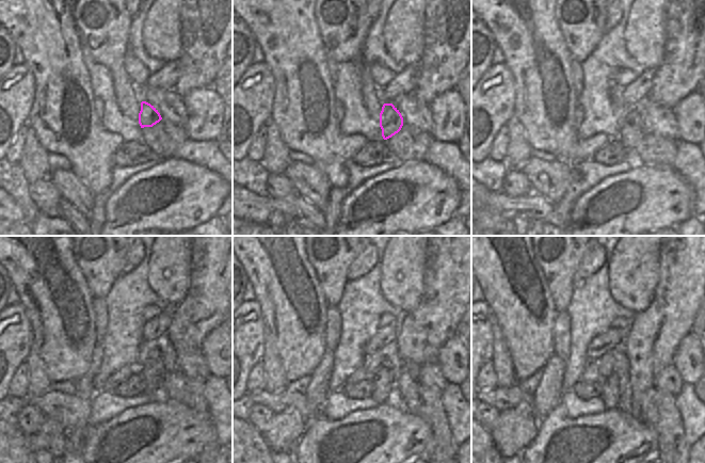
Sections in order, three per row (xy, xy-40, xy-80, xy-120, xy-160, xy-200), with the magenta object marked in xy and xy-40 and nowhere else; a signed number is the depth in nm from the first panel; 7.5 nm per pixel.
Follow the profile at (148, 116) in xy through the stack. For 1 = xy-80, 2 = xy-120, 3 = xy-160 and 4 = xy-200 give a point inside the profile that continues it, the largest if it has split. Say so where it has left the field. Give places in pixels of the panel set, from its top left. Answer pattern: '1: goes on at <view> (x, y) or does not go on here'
1: goes on at xy-80 (631, 130)
2: goes on at xy-120 (150, 371)
3: goes on at xy-160 (385, 380)
4: goes on at xy-200 (621, 379)

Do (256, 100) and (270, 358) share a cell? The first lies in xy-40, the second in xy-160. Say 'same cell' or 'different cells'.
different cells

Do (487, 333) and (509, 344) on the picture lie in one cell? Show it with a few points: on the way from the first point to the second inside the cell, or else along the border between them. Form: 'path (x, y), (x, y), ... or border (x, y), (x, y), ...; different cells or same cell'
border (498, 319), (498, 330), (502, 344), (501, 361); different cells

